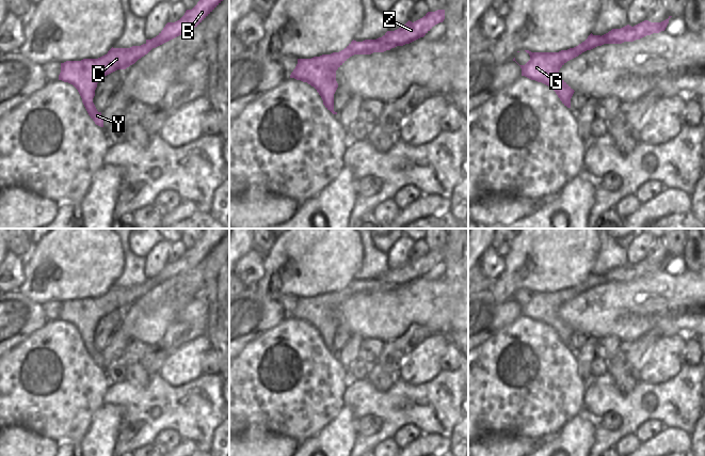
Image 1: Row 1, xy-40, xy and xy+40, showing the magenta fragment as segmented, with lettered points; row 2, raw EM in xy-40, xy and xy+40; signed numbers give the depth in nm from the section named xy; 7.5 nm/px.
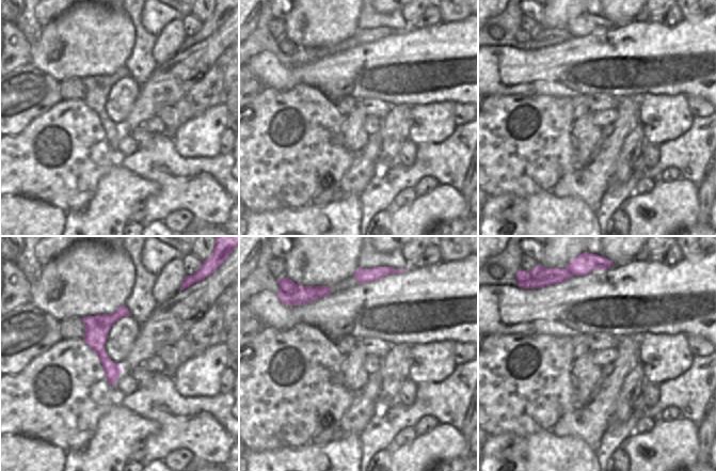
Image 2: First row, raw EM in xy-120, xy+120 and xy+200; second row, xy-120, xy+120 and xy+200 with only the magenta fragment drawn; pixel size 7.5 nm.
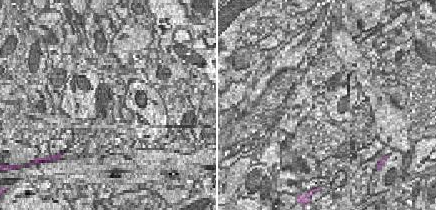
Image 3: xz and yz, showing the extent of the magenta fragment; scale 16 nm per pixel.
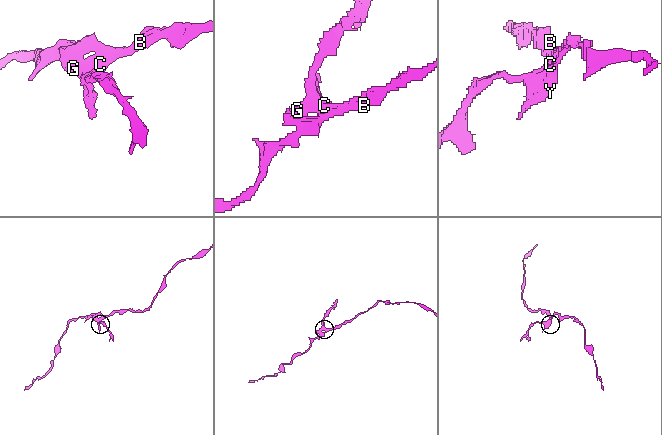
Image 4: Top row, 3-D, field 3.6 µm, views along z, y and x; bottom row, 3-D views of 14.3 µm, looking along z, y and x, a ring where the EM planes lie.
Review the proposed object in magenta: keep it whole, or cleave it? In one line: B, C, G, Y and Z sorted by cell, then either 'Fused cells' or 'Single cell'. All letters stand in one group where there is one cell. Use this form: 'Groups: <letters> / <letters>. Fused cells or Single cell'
Groups: B Z / C G Y. Fused cells.

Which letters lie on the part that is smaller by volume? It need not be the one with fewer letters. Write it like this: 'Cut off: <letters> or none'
Cut off: C, G, Y

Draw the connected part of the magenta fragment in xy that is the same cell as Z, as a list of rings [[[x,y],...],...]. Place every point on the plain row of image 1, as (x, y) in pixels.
[[[445,249],[428,251],[422,257],[405,264],[395,270],[387,270],[378,279],[386,281],[390,287],[410,283],[420,277],[423,277],[435,264],[443,262],[445,258]]]

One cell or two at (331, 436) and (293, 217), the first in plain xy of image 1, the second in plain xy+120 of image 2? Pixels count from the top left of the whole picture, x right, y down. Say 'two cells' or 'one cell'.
one cell

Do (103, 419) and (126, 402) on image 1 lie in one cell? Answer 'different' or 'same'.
different

